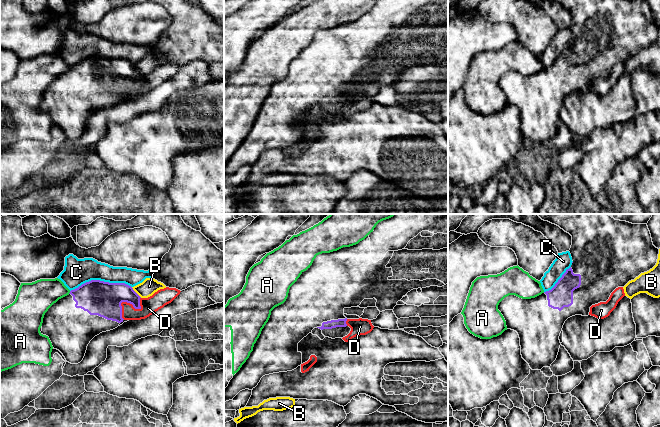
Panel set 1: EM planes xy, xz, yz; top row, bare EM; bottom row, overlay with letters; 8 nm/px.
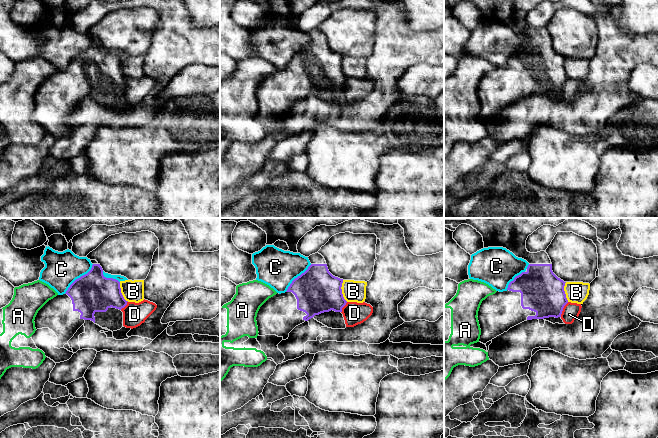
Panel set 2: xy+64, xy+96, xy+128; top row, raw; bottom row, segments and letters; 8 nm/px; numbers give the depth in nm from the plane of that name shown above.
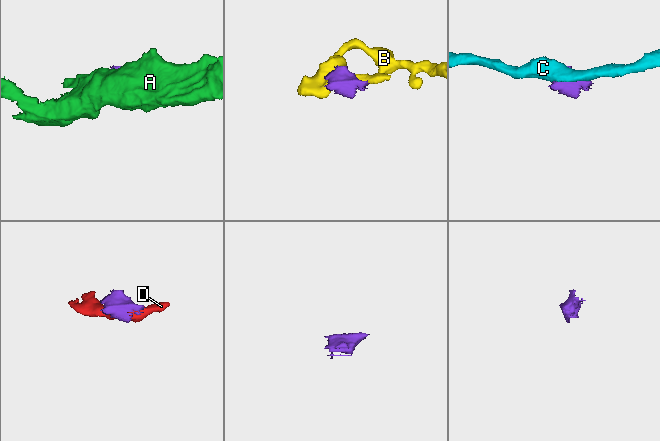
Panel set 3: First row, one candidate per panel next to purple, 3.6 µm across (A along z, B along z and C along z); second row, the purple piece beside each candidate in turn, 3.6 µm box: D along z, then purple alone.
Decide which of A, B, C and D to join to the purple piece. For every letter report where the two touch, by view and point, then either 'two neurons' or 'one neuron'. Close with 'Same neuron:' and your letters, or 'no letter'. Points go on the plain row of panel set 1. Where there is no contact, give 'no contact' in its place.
A: contact xy (70, 68); two neurons
B: contact xy (135, 68); two neurons
C: contact xy (100, 57); two neurons
D: contact xy (127, 78); two neurons
Same neuron: no letter

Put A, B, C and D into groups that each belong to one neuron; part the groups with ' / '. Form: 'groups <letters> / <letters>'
groups A / B / C / D

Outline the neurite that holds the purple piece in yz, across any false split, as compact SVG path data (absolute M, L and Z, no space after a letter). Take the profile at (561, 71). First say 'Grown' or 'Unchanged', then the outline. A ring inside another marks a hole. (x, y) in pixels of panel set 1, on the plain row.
Grown. M647 0L555 1L572 12L571 43L551 66L531 75L509 71L498 81L507 105L518 109L522 134L532 146L550 143L556 136L561 121L559 112L568 94L588 92L592 81L606 78L616 64L624 63L641 49L652 45L659 30Z

